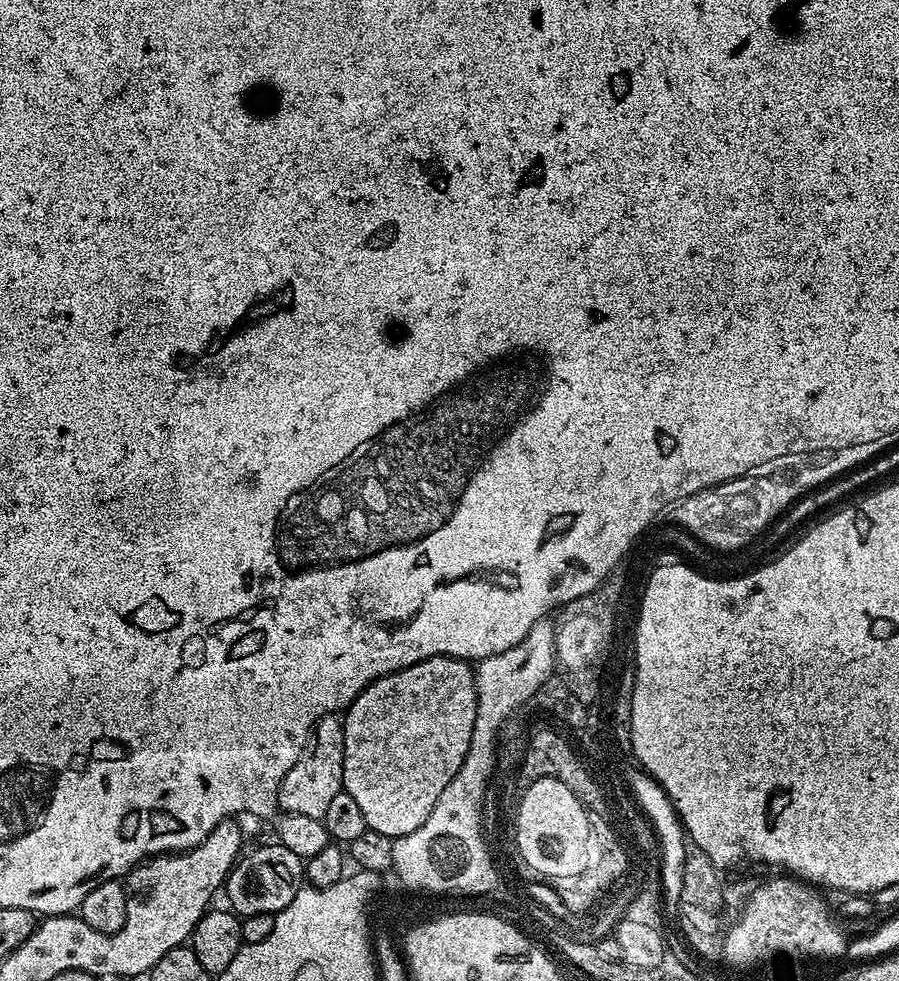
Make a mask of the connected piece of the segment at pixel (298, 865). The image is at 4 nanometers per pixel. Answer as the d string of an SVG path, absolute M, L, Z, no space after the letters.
M279 842L264 844L261 848L254 849L249 856L241 855L222 889L223 895L228 895L227 907L241 918L254 914L275 916L286 906L290 906L290 902L294 902L294 894L298 894L305 883L304 865L305 861L294 854L294 850Z

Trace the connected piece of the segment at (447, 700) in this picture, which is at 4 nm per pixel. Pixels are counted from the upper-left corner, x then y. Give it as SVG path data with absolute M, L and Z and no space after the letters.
M452 656L426 658L414 666L406 666L402 670L398 670L394 674L386 674L370 686L366 686L366 690L362 690L362 694L358 694L358 698L354 698L354 702L342 716L344 721L343 791L348 792L350 798L354 798L354 802L358 802L358 807L362 810L362 818L366 818L371 831L393 838L405 836L418 830L418 826L422 826L422 822L426 822L426 818L430 818L430 810L434 810L434 802L438 802L438 798L442 798L442 790L446 790L446 786L450 786L450 778L454 778L454 774L458 774L458 770L466 758L466 750L470 750L470 734L474 734L474 718L477 714L478 694L476 693L476 674L473 665L466 660L456 660Z

